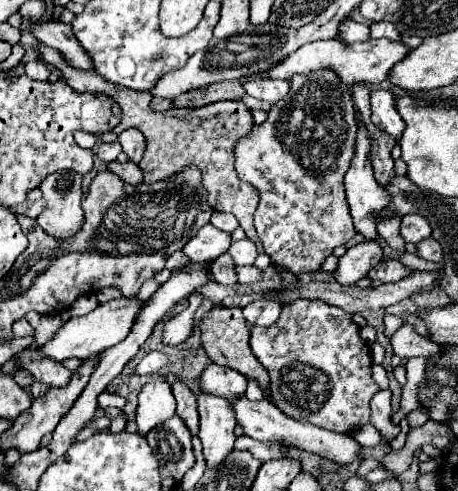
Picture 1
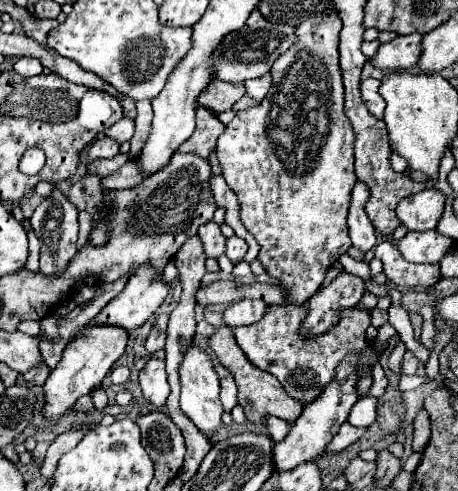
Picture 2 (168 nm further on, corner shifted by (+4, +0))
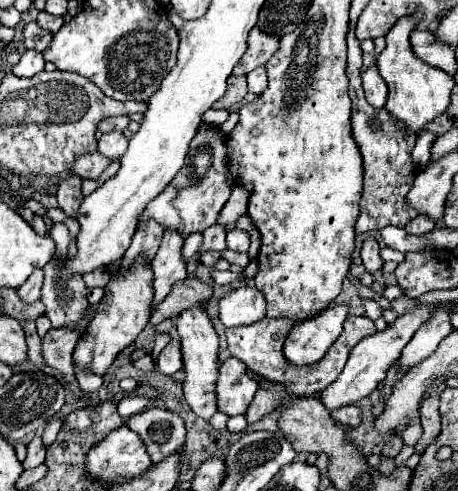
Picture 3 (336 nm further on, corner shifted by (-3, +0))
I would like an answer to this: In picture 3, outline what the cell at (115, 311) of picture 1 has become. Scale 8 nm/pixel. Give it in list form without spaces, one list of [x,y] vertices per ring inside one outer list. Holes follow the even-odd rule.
[[[165,231],[163,243],[161,243],[155,259],[151,261],[153,289],[155,289],[151,309],[155,309],[171,293],[175,283],[179,283],[187,277],[185,263],[181,261],[181,247],[183,247],[183,239],[179,239],[179,235],[175,235],[175,231]]]

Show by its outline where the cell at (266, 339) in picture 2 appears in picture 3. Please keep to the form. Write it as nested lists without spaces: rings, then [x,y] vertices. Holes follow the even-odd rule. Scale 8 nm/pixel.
[[[351,315],[345,325],[343,325],[343,333],[341,337],[329,347],[329,351],[325,353],[323,359],[319,359],[317,363],[311,363],[311,365],[295,365],[291,363],[285,353],[283,353],[283,343],[291,331],[293,323],[291,319],[285,319],[285,317],[277,317],[277,319],[263,319],[259,323],[253,323],[253,325],[243,325],[243,327],[233,327],[233,329],[225,329],[225,335],[227,335],[227,343],[229,343],[229,351],[233,357],[241,359],[249,371],[257,373],[259,377],[263,379],[269,379],[269,381],[277,381],[277,383],[283,383],[293,395],[317,395],[321,393],[323,389],[327,389],[327,385],[331,381],[337,379],[337,375],[343,371],[345,367],[345,361],[349,357],[349,351],[363,339],[363,337],[369,337],[373,335],[377,329],[373,325],[373,321],[369,317],[355,317]]]

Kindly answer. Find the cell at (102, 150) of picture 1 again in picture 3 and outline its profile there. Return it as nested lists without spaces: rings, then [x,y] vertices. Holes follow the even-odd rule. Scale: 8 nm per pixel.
[[[113,131],[113,133],[105,133],[101,139],[99,139],[99,153],[109,157],[109,159],[121,159],[121,155],[127,151],[127,137],[119,131]]]

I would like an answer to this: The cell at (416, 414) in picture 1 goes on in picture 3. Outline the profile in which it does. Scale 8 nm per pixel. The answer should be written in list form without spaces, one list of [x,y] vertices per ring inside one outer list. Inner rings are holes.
[[[420,423],[414,424],[412,426],[408,426],[405,430],[403,430],[400,435],[403,439],[403,443],[408,446],[414,446],[415,443],[419,440],[422,435],[422,427]]]

